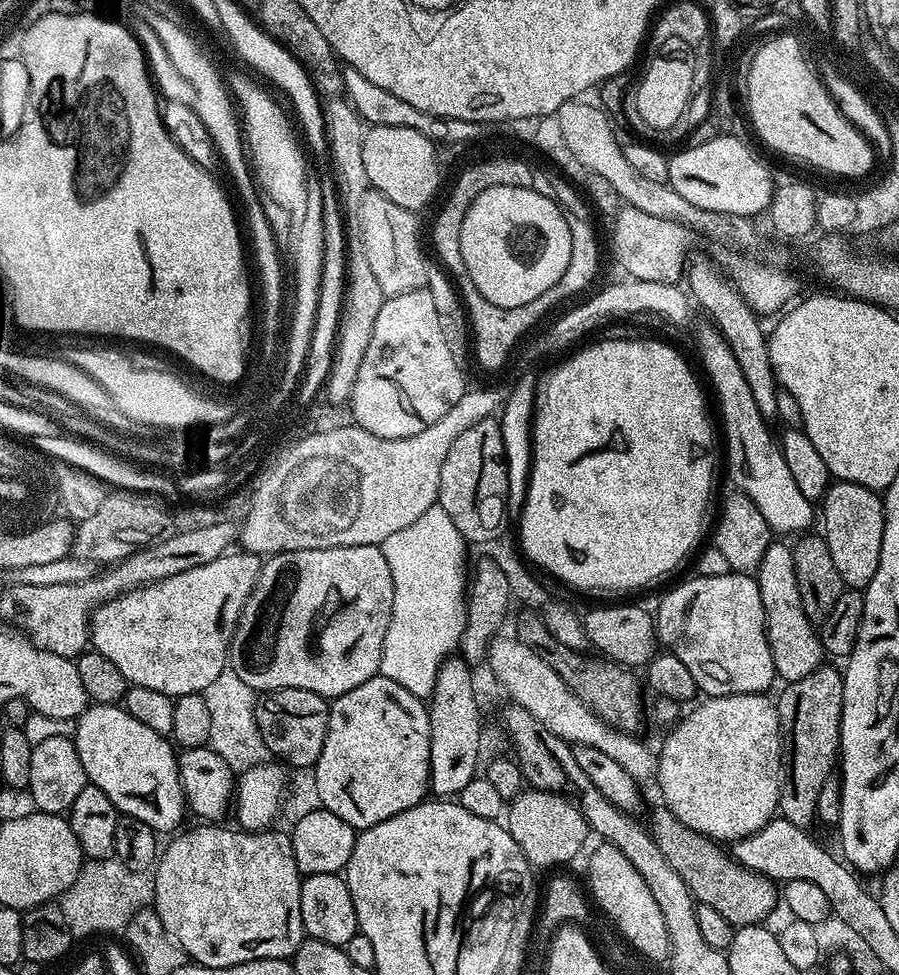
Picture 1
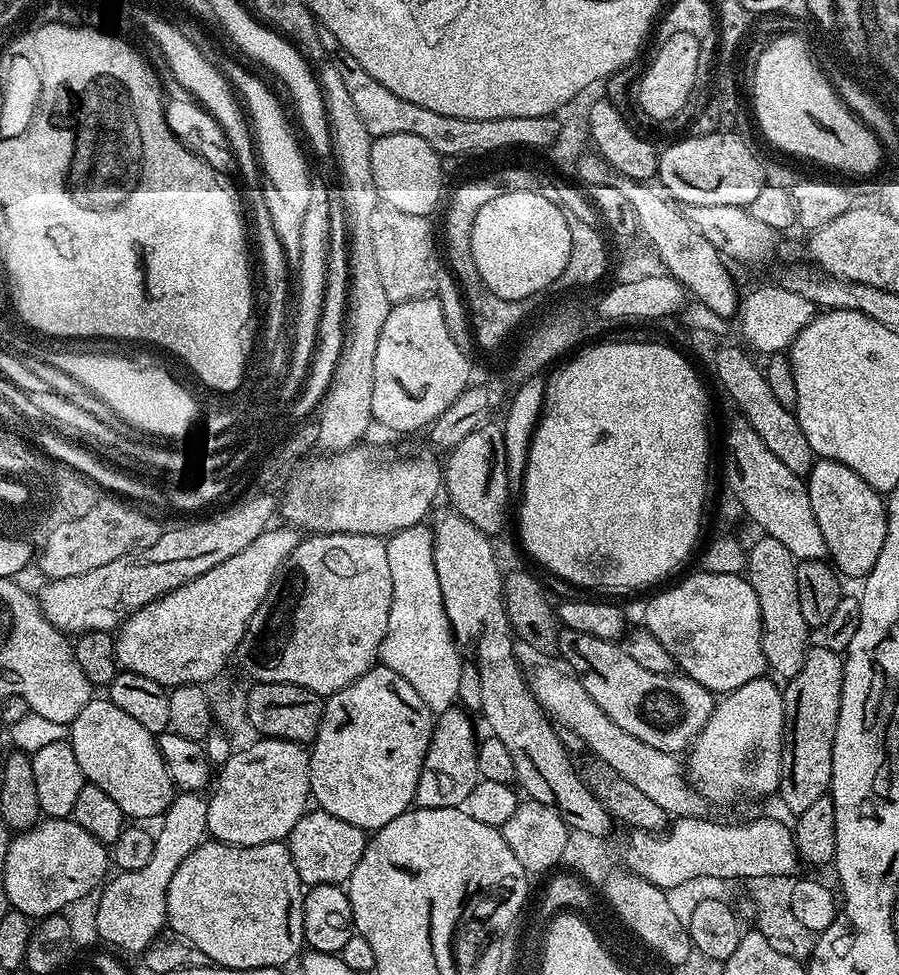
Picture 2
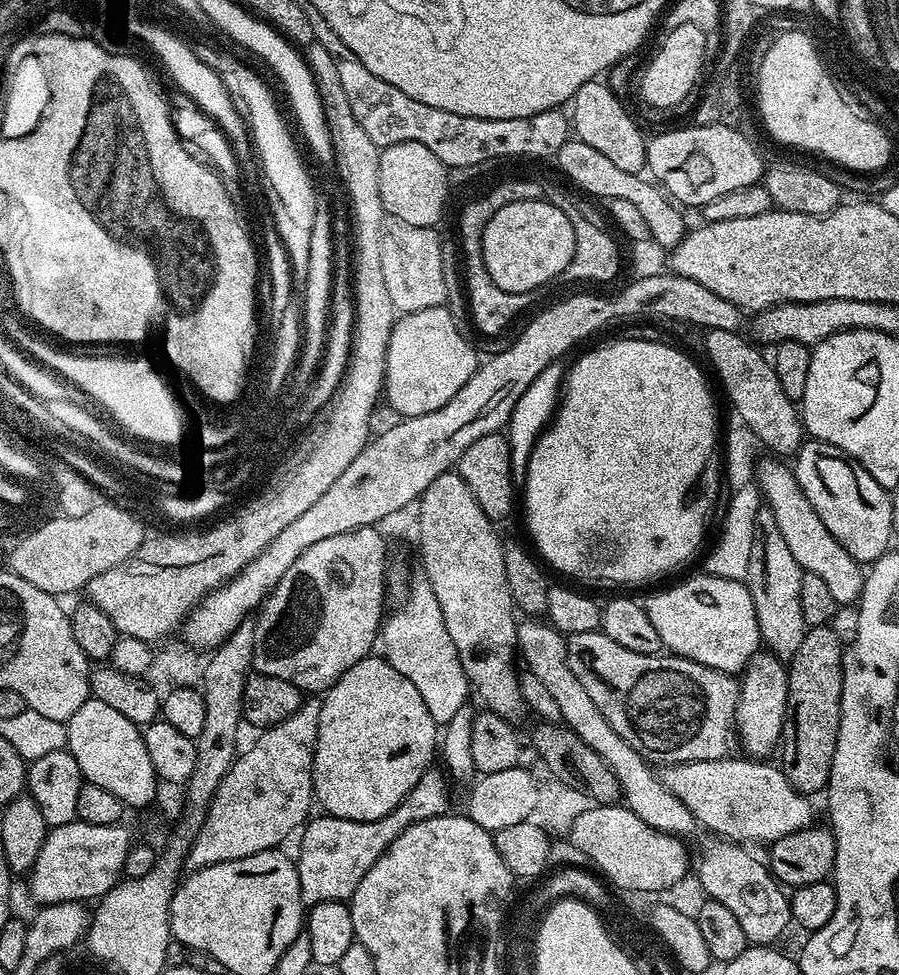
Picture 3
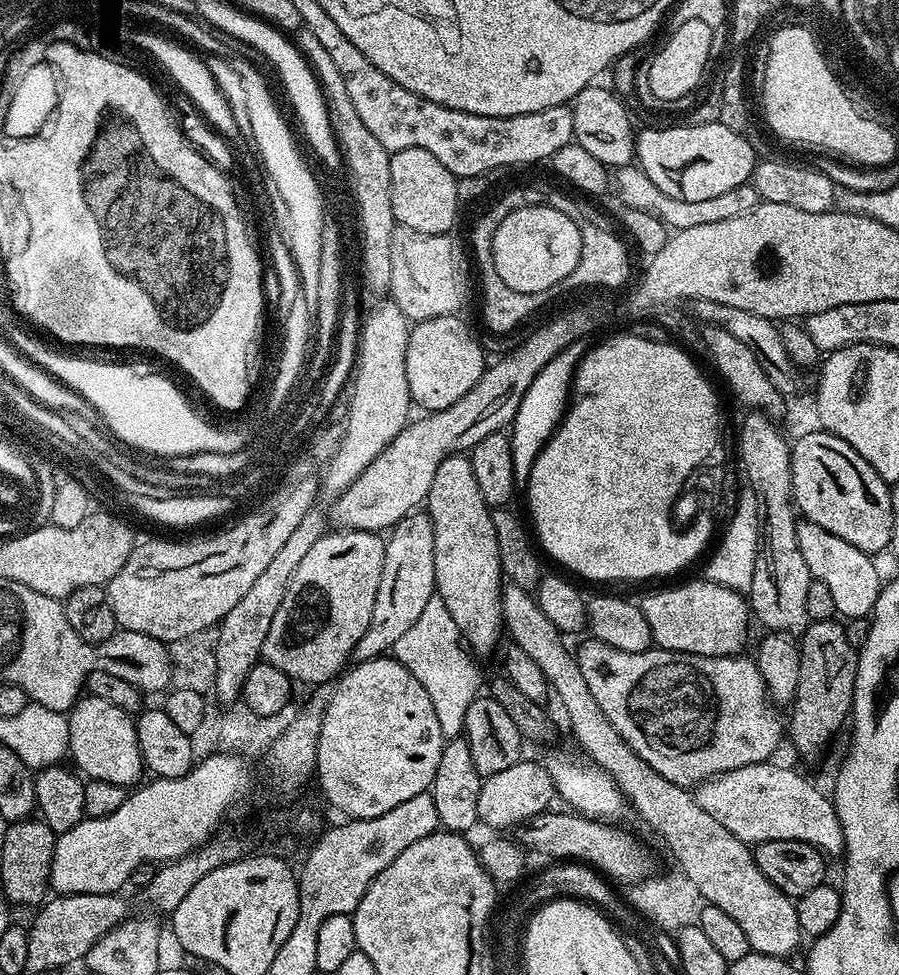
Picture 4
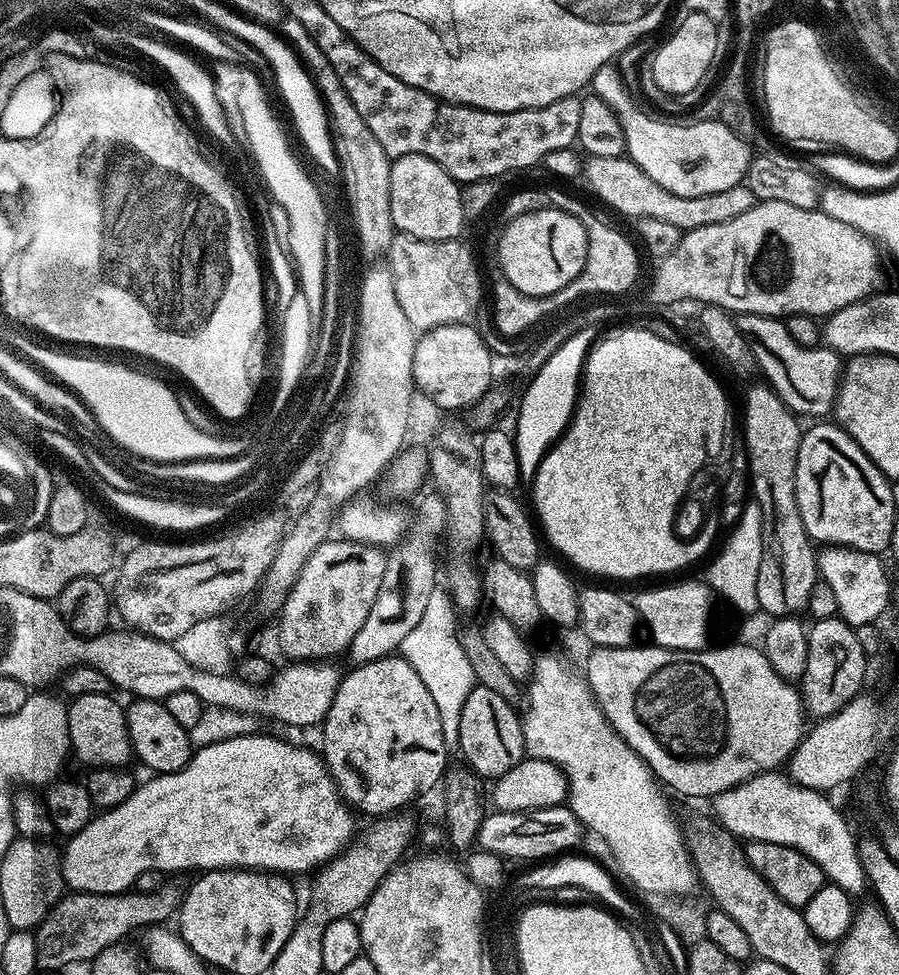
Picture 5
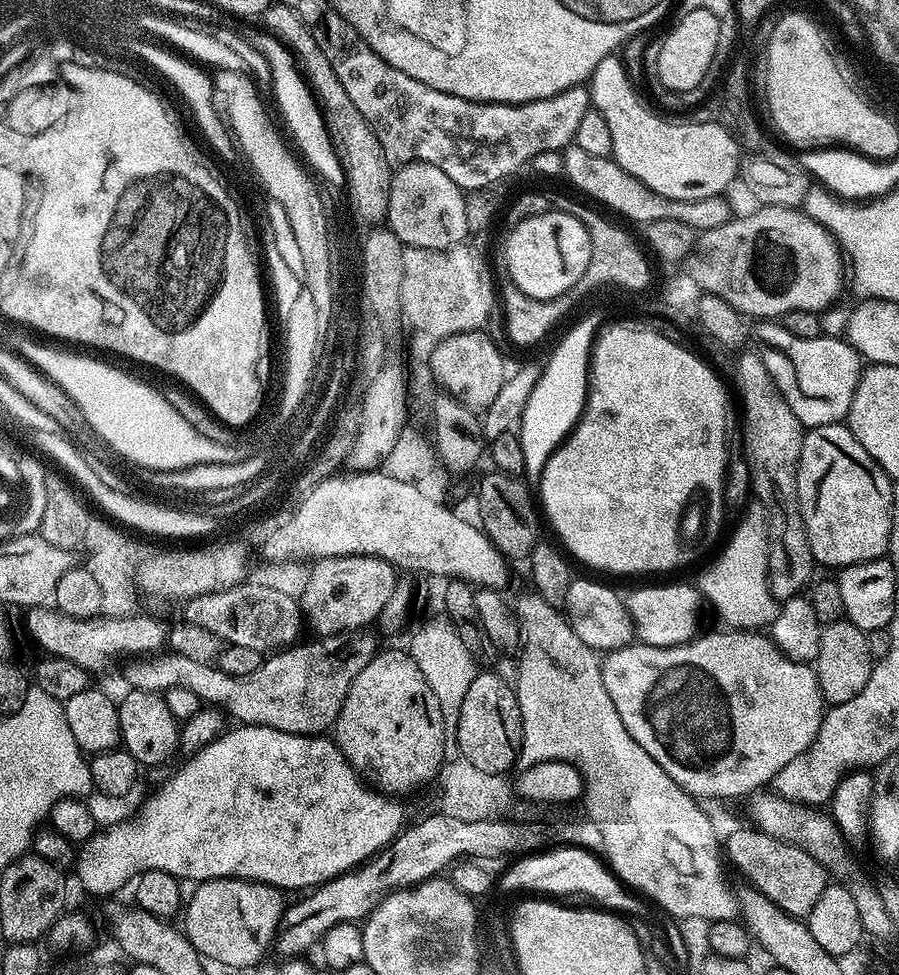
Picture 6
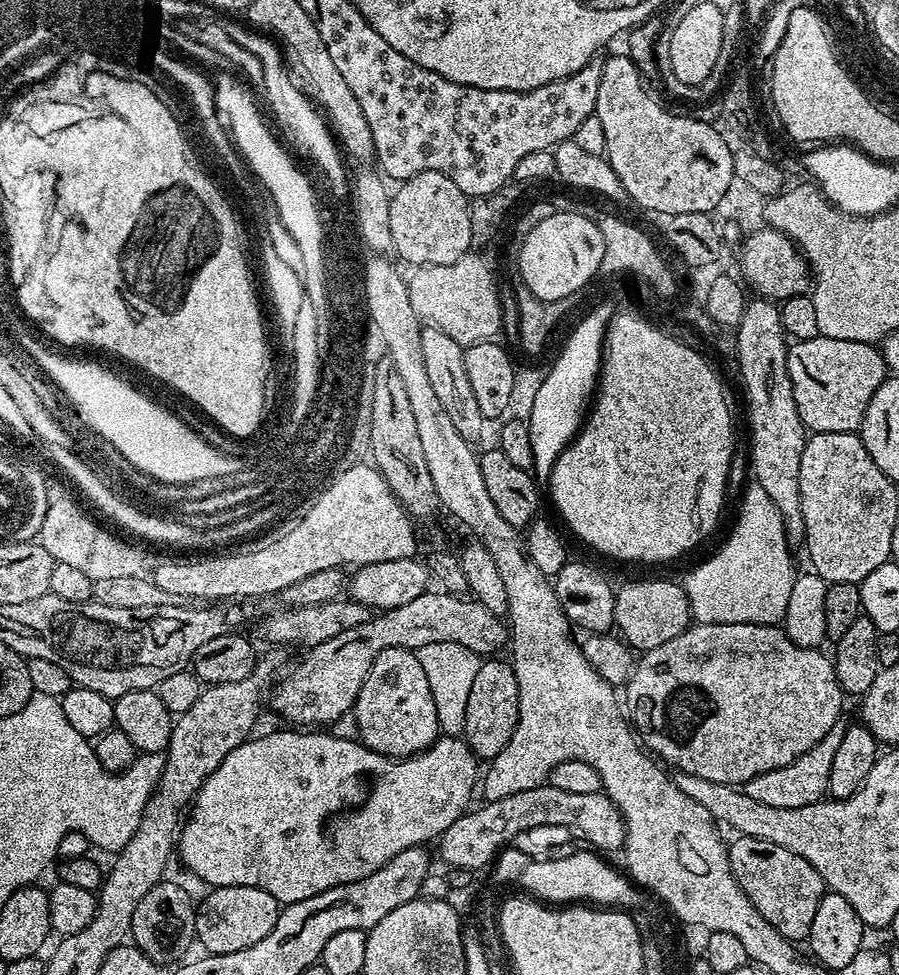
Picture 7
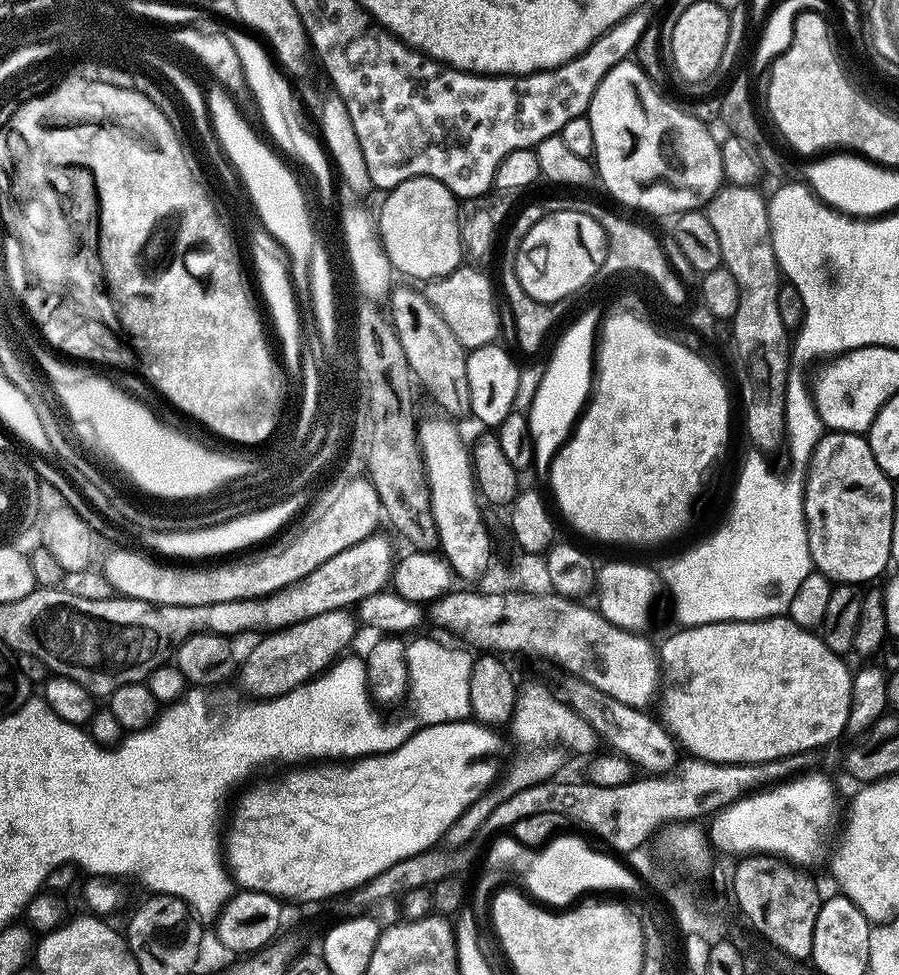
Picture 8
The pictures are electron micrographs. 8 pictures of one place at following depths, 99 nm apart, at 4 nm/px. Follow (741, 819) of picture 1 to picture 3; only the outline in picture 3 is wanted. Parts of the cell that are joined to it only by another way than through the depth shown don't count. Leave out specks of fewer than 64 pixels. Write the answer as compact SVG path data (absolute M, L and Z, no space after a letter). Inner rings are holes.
M761 650L748 663L742 679L739 681L740 697L736 707L734 725L739 743L749 757L768 758L772 751L777 751L784 735L784 715L788 705L788 669L785 661L773 656L767 650Z

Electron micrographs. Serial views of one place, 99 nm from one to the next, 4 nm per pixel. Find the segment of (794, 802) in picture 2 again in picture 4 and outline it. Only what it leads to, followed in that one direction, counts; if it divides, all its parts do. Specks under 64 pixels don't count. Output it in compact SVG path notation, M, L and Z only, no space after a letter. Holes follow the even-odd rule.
M835 619L830 620L817 620L815 622L809 623L808 628L804 631L804 635L799 637L798 647L800 649L800 677L798 678L798 690L796 691L796 696L793 698L790 711L792 711L792 717L787 717L786 720L786 736L790 741L792 739L792 744L796 747L796 752L804 760L812 760L828 743L832 740L832 735L839 730L840 727L845 727L846 721L849 719L852 710L852 699L854 698L854 682L856 681L856 657L858 655L858 650L850 642L848 633L846 631L845 625L843 623L836 624Z

